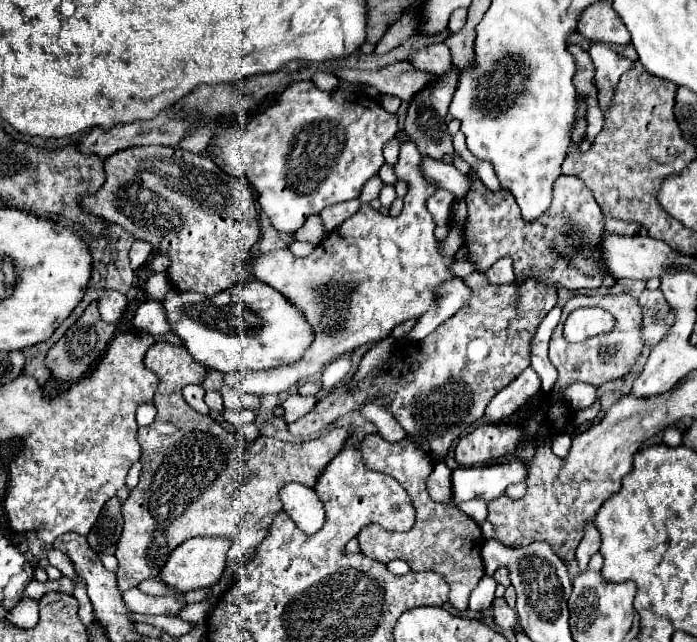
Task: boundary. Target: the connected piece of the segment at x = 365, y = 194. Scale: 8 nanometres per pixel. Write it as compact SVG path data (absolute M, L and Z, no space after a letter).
M374 177L374 179L370 179L368 183L366 183L366 187L362 189L362 195L360 195L360 201L362 203L370 203L372 199L376 199L378 195L380 195L380 191L382 191L382 181L378 179L378 177Z

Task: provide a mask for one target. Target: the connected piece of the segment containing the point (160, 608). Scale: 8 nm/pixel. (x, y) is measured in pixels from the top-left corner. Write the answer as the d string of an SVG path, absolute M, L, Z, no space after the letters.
M138 587L128 589L122 593L126 607L132 613L144 613L144 615L176 615L178 609L184 605L178 603L174 597L152 597L142 593Z

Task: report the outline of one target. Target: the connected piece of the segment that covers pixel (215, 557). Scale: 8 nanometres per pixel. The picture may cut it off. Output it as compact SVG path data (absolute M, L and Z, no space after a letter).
M194 537L194 539L188 539L186 543L178 545L172 551L172 555L168 557L168 563L162 567L160 581L164 581L168 587L178 589L182 593L216 585L224 573L226 553L228 553L232 543L230 537Z

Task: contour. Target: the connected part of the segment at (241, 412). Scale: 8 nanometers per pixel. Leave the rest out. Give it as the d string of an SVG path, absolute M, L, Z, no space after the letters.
M222 409L222 417L232 423L232 425L238 425L238 427L244 427L246 423L254 421L254 411L248 411L248 409L238 409L238 411L232 411L232 409Z

